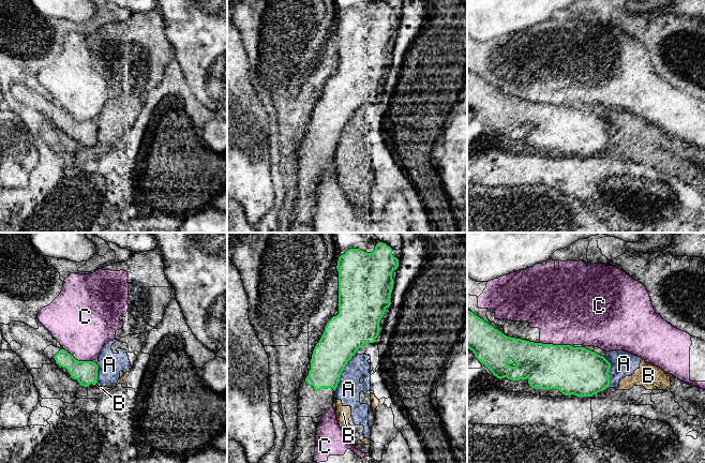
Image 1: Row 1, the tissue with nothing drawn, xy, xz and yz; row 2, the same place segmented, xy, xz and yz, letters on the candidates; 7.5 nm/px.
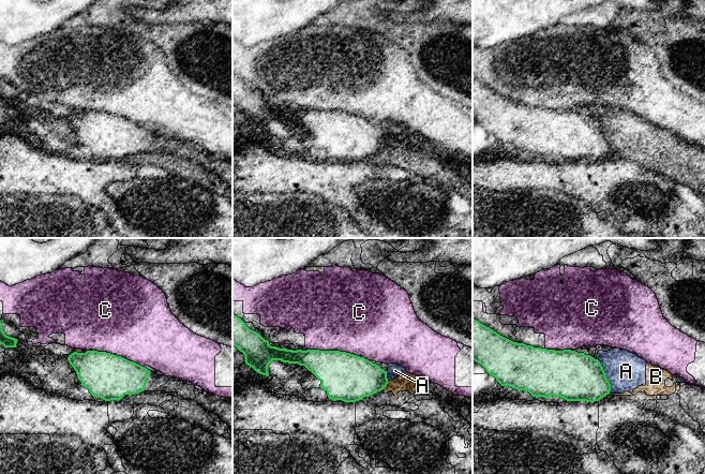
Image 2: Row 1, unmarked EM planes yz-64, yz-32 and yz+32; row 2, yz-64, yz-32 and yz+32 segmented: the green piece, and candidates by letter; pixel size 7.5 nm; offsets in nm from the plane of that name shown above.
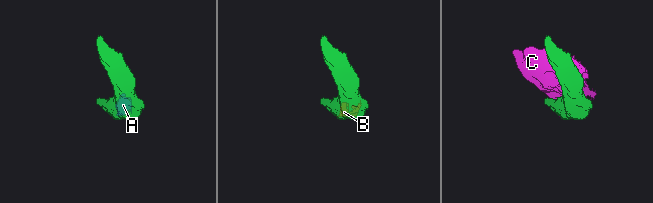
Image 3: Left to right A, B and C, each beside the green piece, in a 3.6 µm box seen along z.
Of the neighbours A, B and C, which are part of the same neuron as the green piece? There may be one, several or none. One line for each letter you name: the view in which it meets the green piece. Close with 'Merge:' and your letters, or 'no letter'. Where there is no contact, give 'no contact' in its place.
Merge: no letter

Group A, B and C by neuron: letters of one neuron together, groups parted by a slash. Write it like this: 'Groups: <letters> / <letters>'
Groups: A B / C

